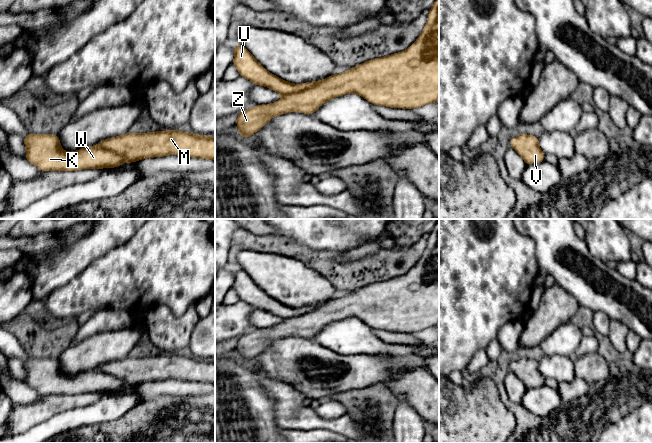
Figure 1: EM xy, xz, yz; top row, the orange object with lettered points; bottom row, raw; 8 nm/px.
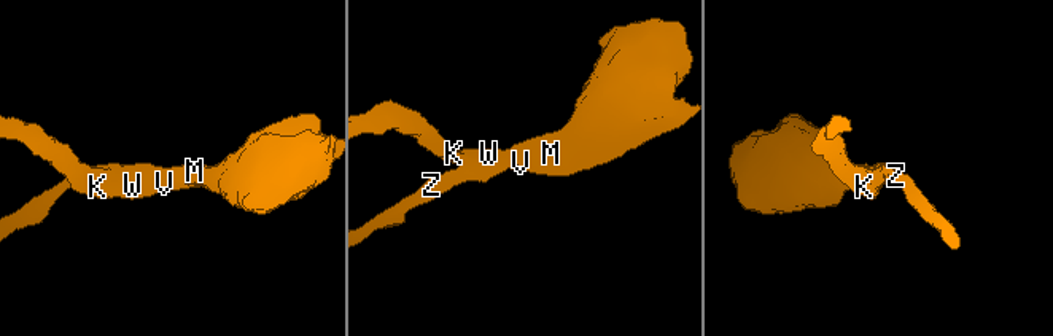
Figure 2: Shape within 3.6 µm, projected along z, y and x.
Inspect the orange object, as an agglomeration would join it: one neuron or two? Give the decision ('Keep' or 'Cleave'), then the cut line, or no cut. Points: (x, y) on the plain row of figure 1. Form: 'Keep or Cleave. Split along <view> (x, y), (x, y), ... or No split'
Keep. No split

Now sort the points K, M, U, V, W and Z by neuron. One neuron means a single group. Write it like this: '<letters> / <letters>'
K M U V W Z

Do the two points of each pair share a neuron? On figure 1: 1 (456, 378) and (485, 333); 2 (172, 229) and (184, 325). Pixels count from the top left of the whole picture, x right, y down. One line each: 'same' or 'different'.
1: different
2: different

